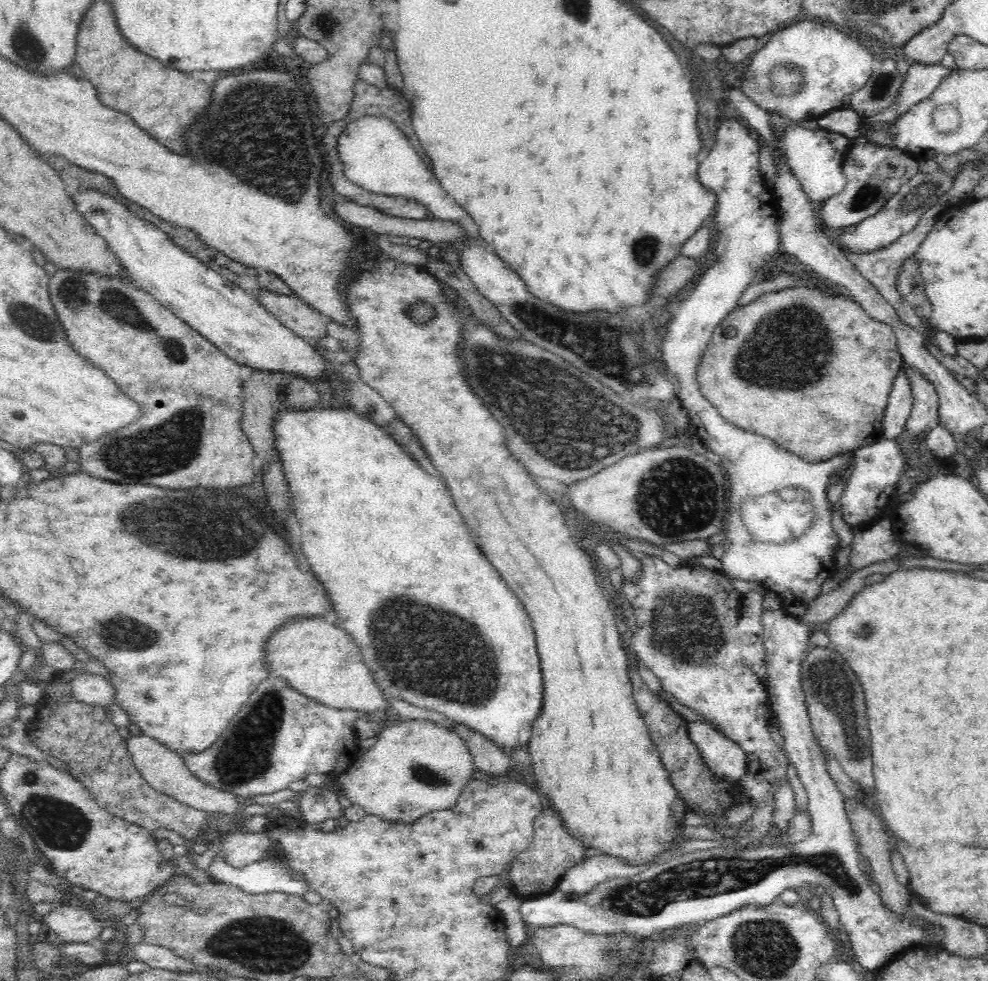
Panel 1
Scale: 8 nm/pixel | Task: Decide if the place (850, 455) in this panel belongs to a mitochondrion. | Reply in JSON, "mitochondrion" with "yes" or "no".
{"mitochondrion":"no"}

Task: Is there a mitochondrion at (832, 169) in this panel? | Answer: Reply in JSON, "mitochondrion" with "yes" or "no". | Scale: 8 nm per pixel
{"mitochondrion":"no"}

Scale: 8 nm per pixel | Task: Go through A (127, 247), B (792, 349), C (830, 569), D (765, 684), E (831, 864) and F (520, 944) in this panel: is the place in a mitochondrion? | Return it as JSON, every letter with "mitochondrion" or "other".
{"A":"other","B":"mitochondrion","C":"other","D":"other","E":"mitochondrion","F":"other"}

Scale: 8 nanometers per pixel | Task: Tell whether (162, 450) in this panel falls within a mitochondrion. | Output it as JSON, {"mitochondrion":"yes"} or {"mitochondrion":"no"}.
{"mitochondrion":"yes"}

